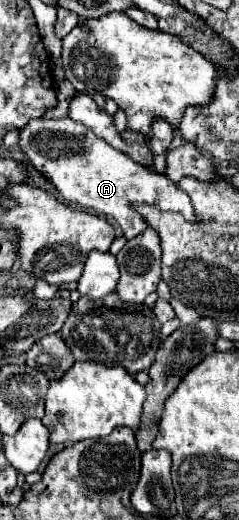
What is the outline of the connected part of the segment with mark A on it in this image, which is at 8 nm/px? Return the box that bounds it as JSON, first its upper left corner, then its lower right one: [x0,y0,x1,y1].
[19,117,195,239]

